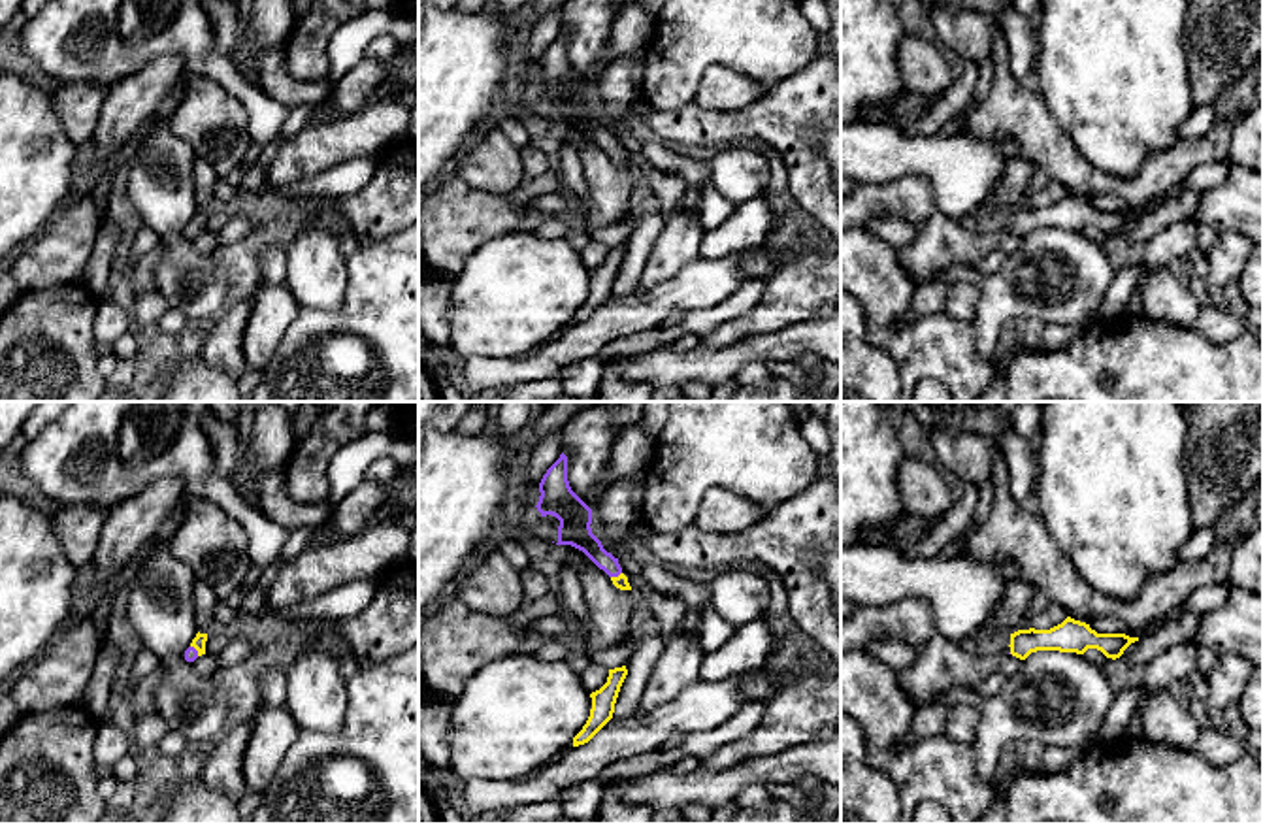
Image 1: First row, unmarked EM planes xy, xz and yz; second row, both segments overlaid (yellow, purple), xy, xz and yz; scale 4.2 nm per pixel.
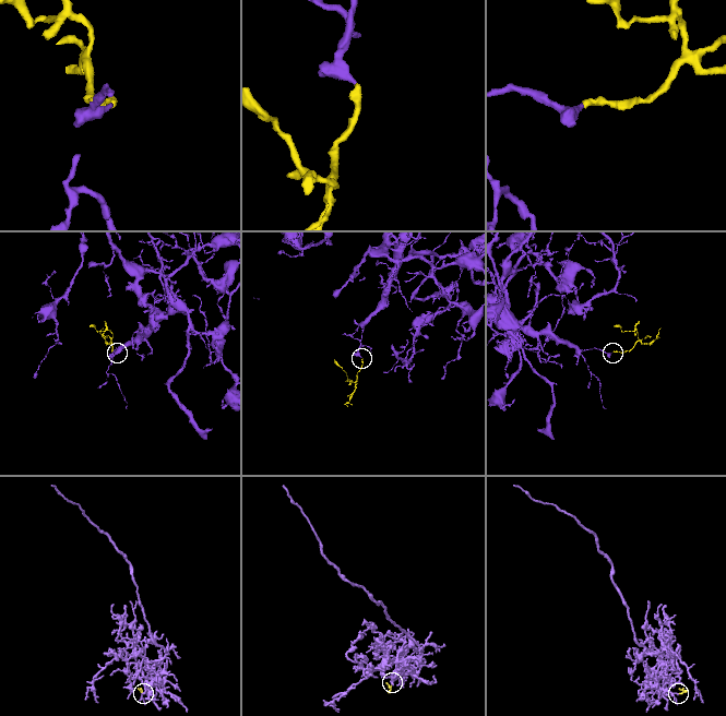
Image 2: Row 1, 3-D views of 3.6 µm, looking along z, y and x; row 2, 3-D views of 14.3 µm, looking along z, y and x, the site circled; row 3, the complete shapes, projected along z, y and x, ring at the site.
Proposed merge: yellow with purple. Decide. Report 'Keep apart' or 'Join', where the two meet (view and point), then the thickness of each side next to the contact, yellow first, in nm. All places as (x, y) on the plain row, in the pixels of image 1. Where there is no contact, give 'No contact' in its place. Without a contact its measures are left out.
Join. Touches yellow at xz (615, 155). Thickness 60 nm (yellow) against 120 nm

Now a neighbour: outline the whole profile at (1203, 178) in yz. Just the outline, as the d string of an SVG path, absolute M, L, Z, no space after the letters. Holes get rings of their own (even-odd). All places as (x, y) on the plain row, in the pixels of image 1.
M1229 158L1220 162L1199 164L1188 173L1182 189L1197 192L1206 192L1210 189L1216 189L1227 179L1231 168L1233 162Z

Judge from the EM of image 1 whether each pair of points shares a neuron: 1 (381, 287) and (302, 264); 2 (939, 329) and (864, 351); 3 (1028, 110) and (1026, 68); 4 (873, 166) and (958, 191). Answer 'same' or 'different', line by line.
1: different
2: different
3: different
4: same

